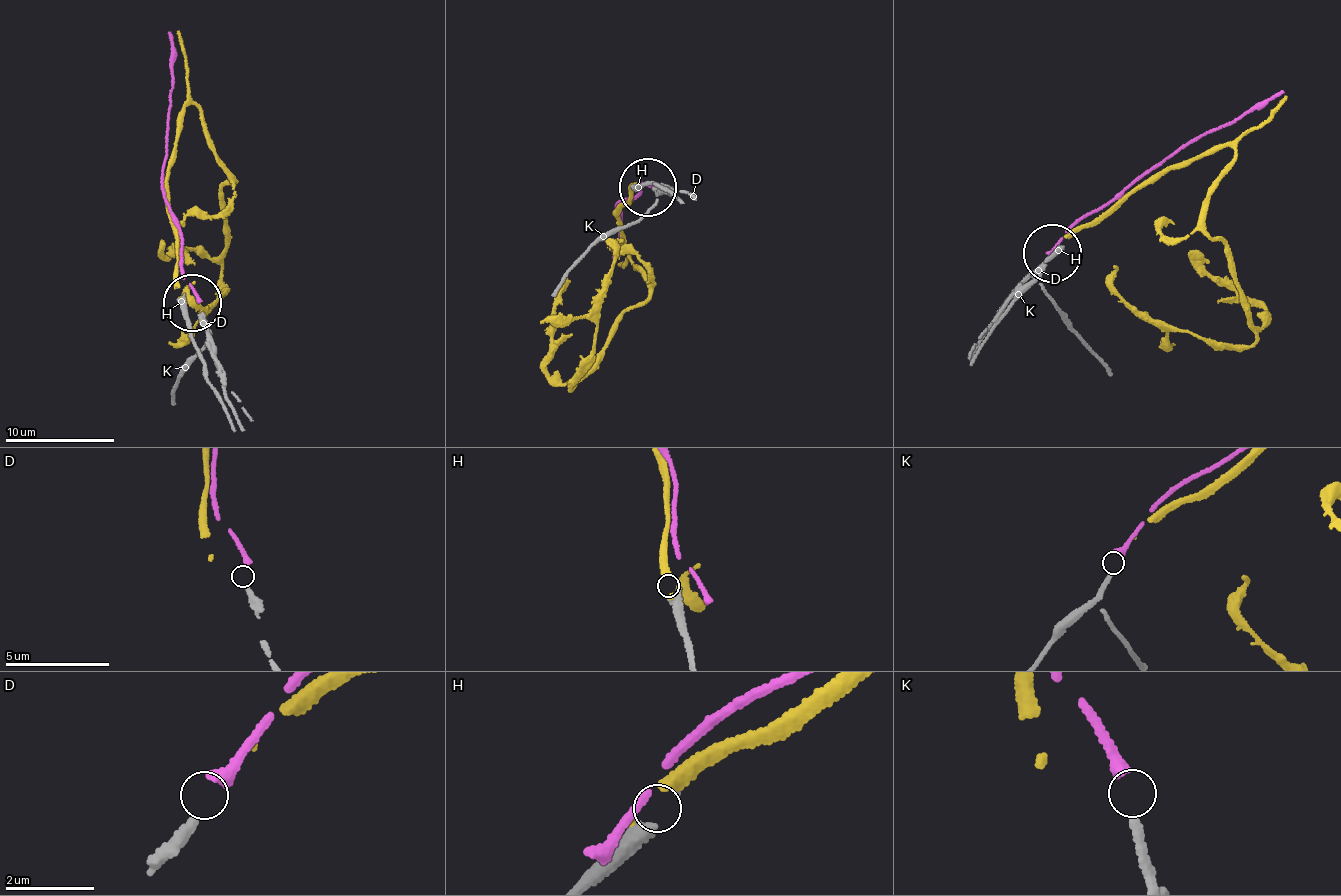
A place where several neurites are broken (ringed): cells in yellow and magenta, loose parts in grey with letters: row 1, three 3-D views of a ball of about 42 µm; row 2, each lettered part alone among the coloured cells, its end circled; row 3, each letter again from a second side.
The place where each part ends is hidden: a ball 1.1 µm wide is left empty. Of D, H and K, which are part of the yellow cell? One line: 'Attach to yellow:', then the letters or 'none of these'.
Attach to yellow: none of these

